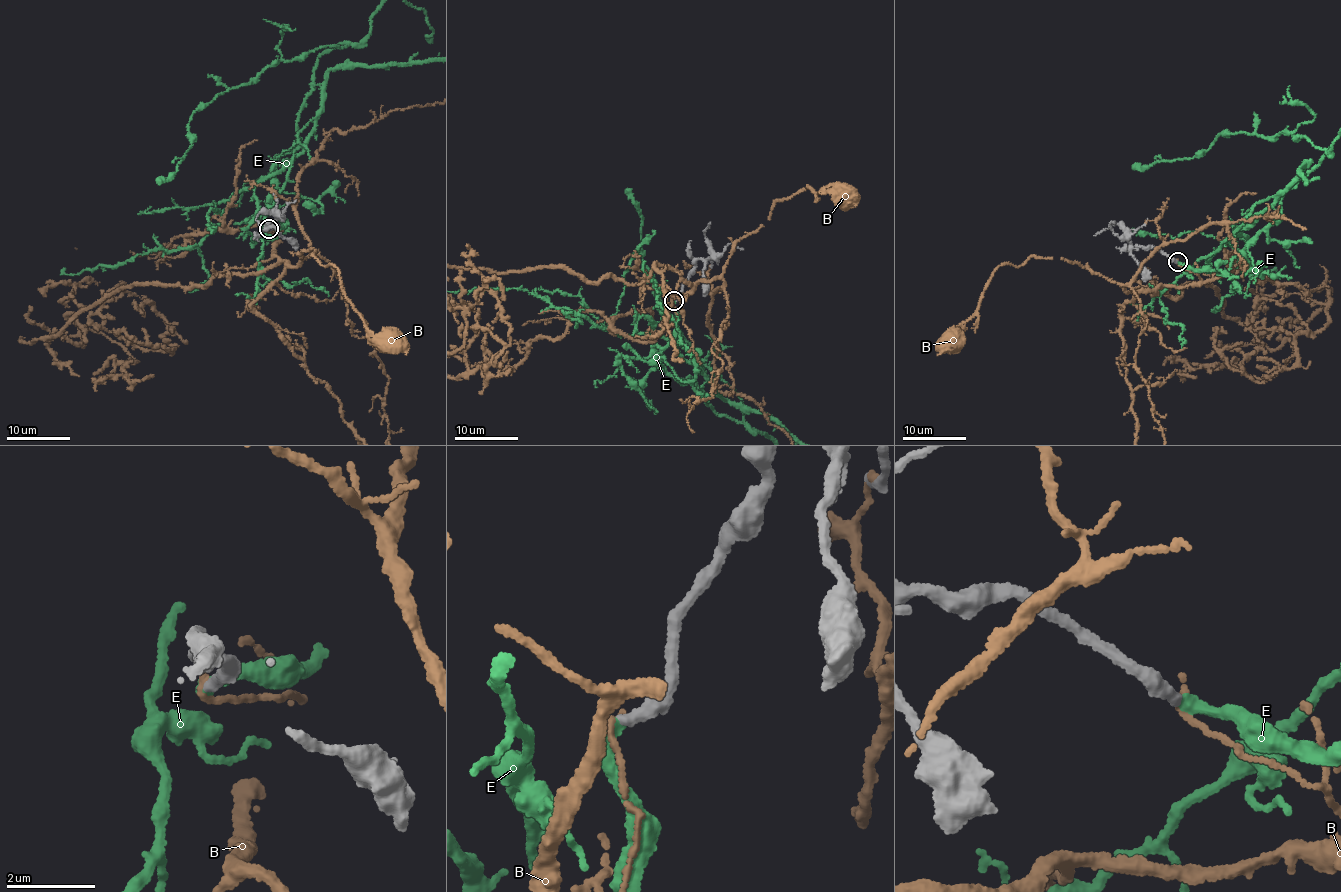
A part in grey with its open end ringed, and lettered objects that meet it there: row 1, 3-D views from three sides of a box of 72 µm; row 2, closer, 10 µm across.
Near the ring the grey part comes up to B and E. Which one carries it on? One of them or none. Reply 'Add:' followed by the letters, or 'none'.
Add: E

